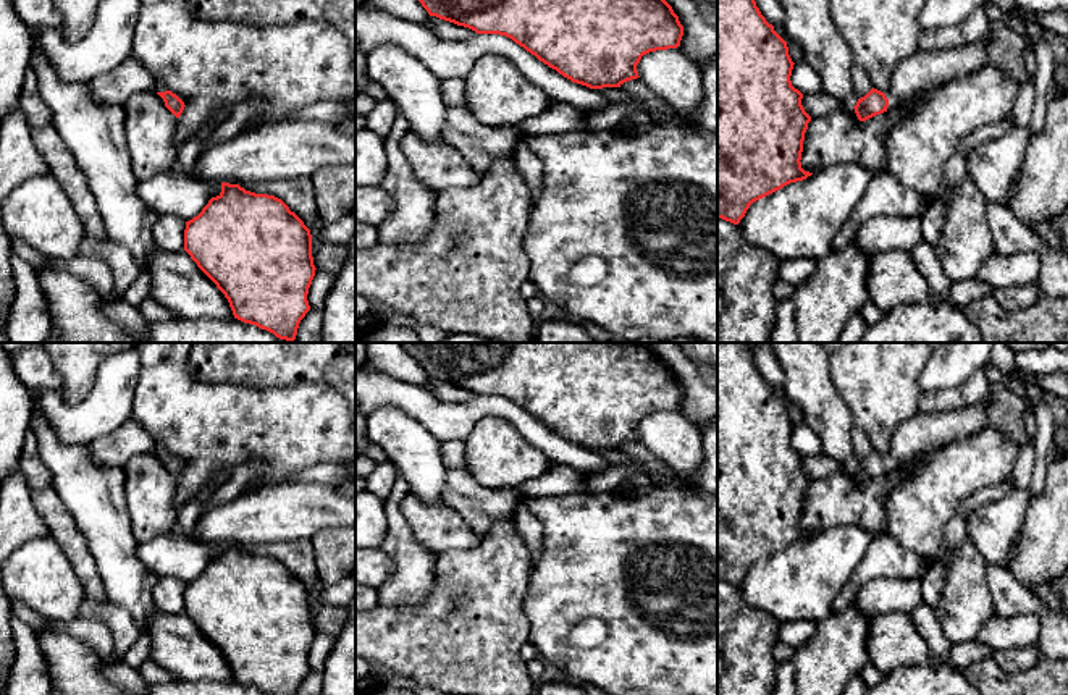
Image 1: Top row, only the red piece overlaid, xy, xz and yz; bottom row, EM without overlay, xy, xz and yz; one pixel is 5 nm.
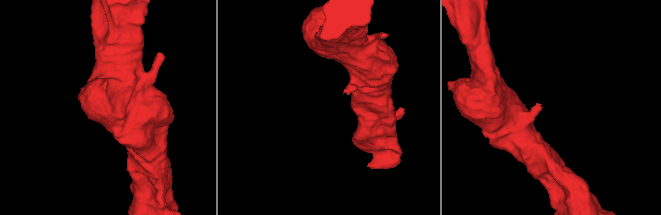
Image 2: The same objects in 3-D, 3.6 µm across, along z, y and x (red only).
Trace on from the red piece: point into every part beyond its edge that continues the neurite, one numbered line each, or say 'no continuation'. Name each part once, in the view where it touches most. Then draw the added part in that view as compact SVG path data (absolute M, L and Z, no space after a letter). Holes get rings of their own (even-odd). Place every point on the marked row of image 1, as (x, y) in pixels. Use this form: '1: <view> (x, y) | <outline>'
1: yz (923, 70) | M982 40L948 50L916 52L905 58L894 71L889 89L887 110L892 110L918 92L931 89L947 79L976 71L989 61Z

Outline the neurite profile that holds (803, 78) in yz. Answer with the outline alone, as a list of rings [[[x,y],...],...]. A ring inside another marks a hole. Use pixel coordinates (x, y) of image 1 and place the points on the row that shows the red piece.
[[[795,63],[790,76],[792,86],[803,95],[821,92],[821,78],[806,63]]]

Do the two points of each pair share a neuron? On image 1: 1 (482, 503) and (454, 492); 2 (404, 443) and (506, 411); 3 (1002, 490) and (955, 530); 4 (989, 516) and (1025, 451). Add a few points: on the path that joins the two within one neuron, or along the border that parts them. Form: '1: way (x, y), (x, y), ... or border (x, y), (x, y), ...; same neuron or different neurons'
1: way (475, 498), (461, 492); same neuron
2: border (403, 409), (412, 414), (440, 442); different neurons
3: way (988, 495), (979, 497), (960, 516); same neuron
4: way (1007, 508), (1021, 493), (1021, 469); same neuron

